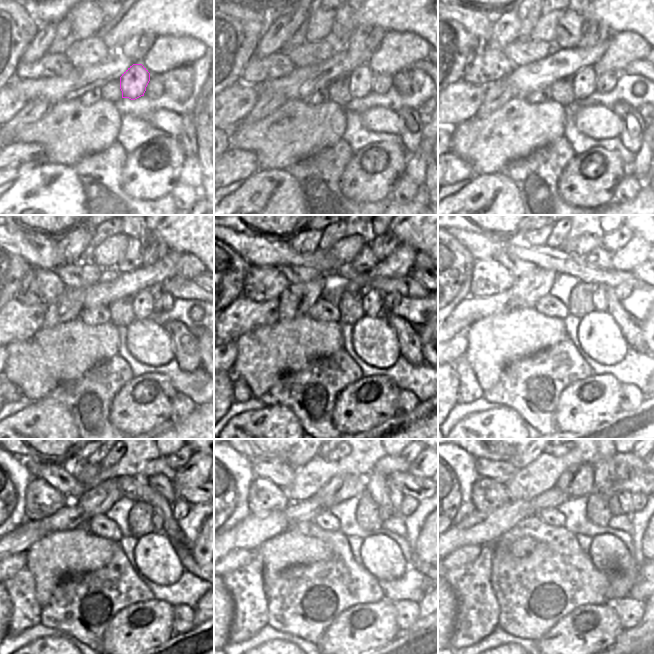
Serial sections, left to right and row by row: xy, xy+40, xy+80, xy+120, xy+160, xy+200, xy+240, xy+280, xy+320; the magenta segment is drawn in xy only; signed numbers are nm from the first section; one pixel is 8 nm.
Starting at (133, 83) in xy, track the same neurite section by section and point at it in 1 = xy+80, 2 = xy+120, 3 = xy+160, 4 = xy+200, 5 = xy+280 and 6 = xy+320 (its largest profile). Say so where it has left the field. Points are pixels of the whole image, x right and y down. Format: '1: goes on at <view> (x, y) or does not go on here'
1: goes on at xy+80 (583, 82)
2: goes on at xy+120 (142, 302)
3: goes on at xy+160 (372, 298)
4: goes on at xy+200 (599, 298)
5: goes on at xy+280 (384, 512)
6: goes on at xy+320 (614, 505)

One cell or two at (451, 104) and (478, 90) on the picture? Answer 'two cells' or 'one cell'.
one cell

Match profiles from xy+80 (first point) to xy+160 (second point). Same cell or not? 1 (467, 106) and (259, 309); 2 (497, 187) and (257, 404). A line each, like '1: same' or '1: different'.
1: same
2: different

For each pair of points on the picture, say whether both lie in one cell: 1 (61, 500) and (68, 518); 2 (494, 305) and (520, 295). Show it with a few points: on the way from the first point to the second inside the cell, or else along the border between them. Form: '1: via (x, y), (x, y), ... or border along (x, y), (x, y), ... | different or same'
1: border along (68, 500), (54, 513), (43, 518) | different
2: border along (518, 280), (505, 311) | different

